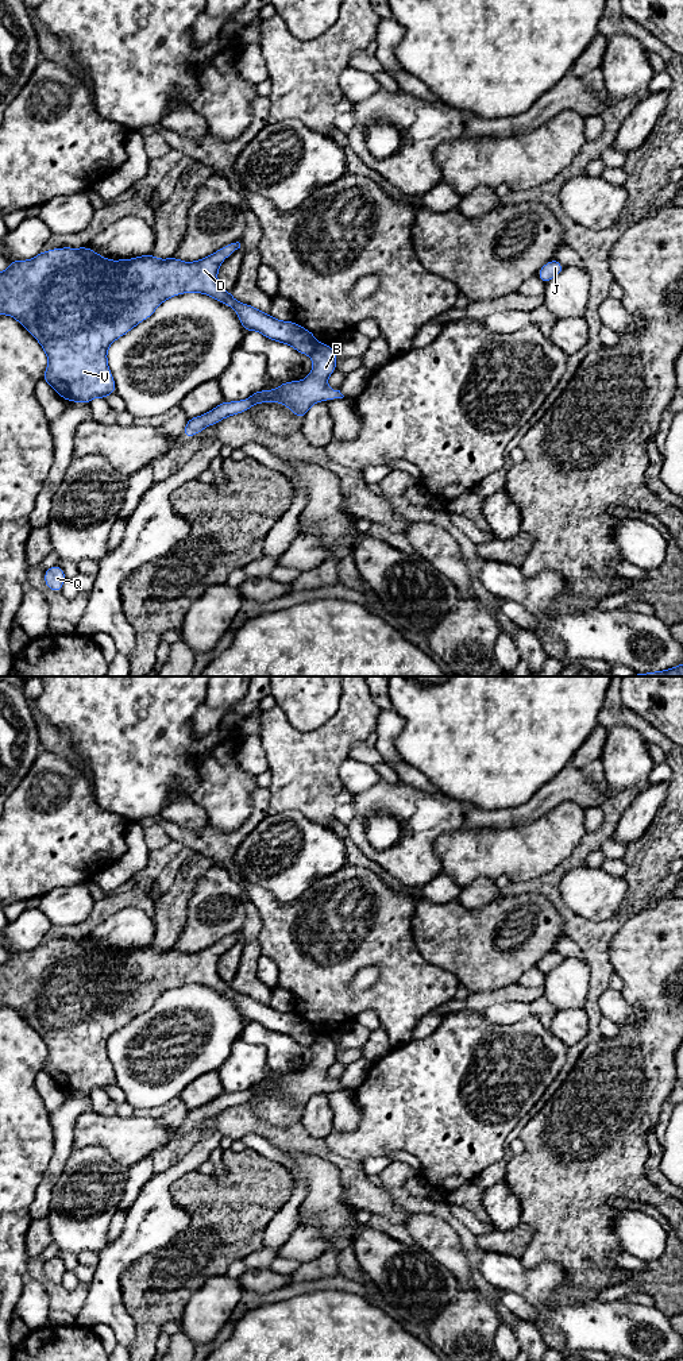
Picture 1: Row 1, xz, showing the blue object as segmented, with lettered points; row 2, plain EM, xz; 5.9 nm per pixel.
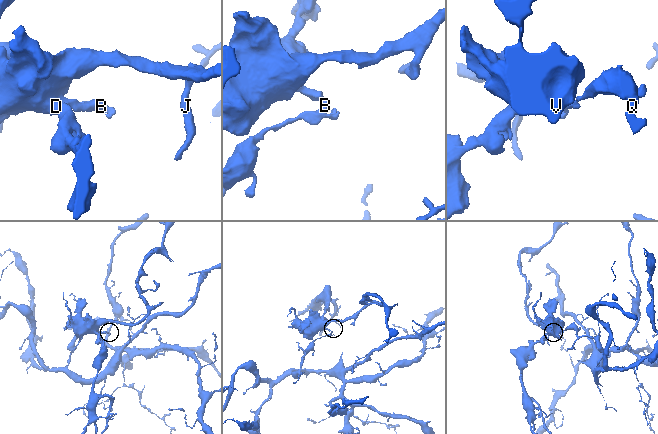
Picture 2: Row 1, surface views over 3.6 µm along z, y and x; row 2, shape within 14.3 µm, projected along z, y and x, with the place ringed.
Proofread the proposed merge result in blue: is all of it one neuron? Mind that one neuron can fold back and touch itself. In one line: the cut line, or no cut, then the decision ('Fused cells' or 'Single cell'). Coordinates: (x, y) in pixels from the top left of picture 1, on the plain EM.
Split along xz (319, 1034), (311, 1047). Fused cells

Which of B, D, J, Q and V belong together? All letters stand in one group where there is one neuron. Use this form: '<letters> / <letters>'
B Q / D J V

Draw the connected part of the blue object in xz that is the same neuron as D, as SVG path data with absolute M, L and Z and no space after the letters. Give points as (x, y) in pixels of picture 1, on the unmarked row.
M239 933L231 934L196 953L182 953L175 948L158 951L153 945L111 952L86 937L42 942L28 952L12 951L9 959L0 964L0 1006L16 1010L43 1038L49 1050L43 1072L62 1090L88 1096L92 1090L104 1091L116 1083L108 1060L108 1038L148 1010L163 992L182 984L208 986L234 999L246 1022L258 1022L301 1045L312 1046L319 1033L310 1022L236 992L231 983L220 978L217 961L238 940Z

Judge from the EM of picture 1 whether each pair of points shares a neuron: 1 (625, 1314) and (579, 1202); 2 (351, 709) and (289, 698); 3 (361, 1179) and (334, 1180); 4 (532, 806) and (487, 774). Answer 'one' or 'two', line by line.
1: two
2: two
3: two
4: two

